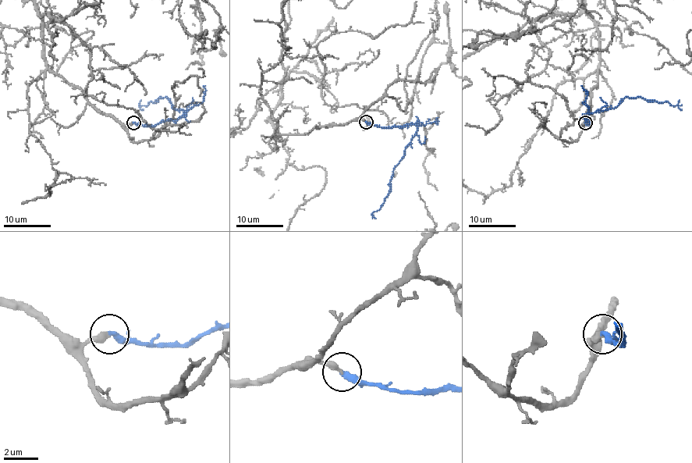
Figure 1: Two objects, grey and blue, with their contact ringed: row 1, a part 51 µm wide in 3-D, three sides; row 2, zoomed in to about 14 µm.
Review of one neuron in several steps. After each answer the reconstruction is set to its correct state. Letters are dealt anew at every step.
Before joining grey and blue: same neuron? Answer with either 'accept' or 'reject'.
accept

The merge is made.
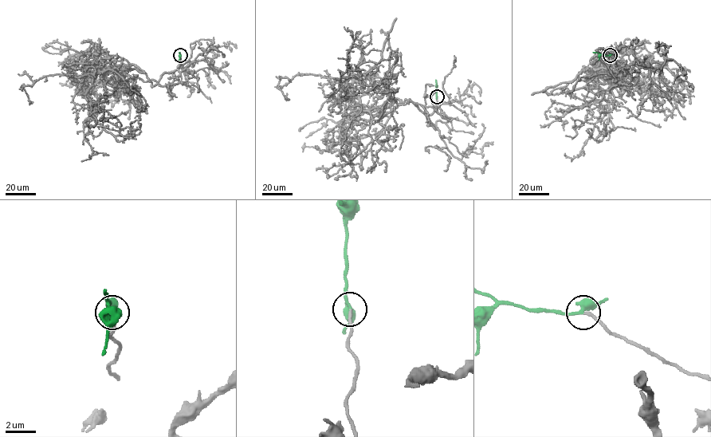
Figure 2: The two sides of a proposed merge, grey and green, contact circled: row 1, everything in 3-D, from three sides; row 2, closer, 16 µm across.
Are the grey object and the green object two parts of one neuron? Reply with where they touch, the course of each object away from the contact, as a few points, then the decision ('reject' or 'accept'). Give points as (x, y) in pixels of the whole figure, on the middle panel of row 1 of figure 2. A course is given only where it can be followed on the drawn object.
place (437, 96); course grey (437, 96), (437, 111), (429, 115), (410, 102), (361, 110), (349, 84), (345, 96), (386, 87), (396, 59); course green (437, 96), (435, 80); accept

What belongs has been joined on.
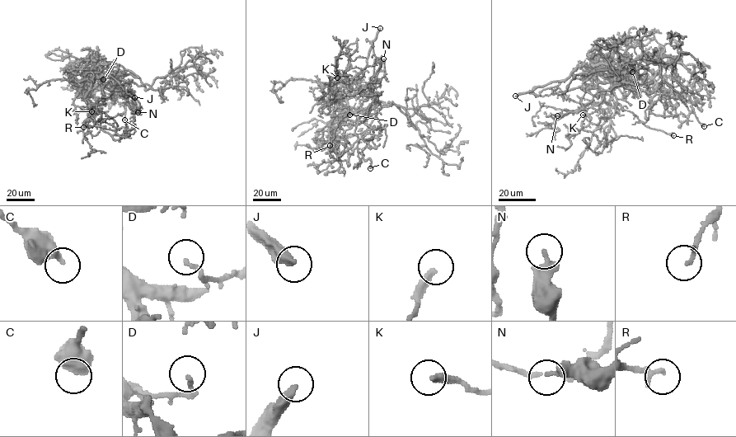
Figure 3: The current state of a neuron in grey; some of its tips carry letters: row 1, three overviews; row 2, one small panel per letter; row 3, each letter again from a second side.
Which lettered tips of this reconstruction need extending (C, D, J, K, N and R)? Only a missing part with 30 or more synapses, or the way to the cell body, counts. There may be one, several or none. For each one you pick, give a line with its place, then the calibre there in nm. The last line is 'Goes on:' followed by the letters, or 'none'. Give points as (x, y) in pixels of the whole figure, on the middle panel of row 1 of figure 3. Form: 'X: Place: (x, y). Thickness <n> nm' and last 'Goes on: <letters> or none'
J: Place: (380, 28). Thickness 360 nm
Goes on: J

